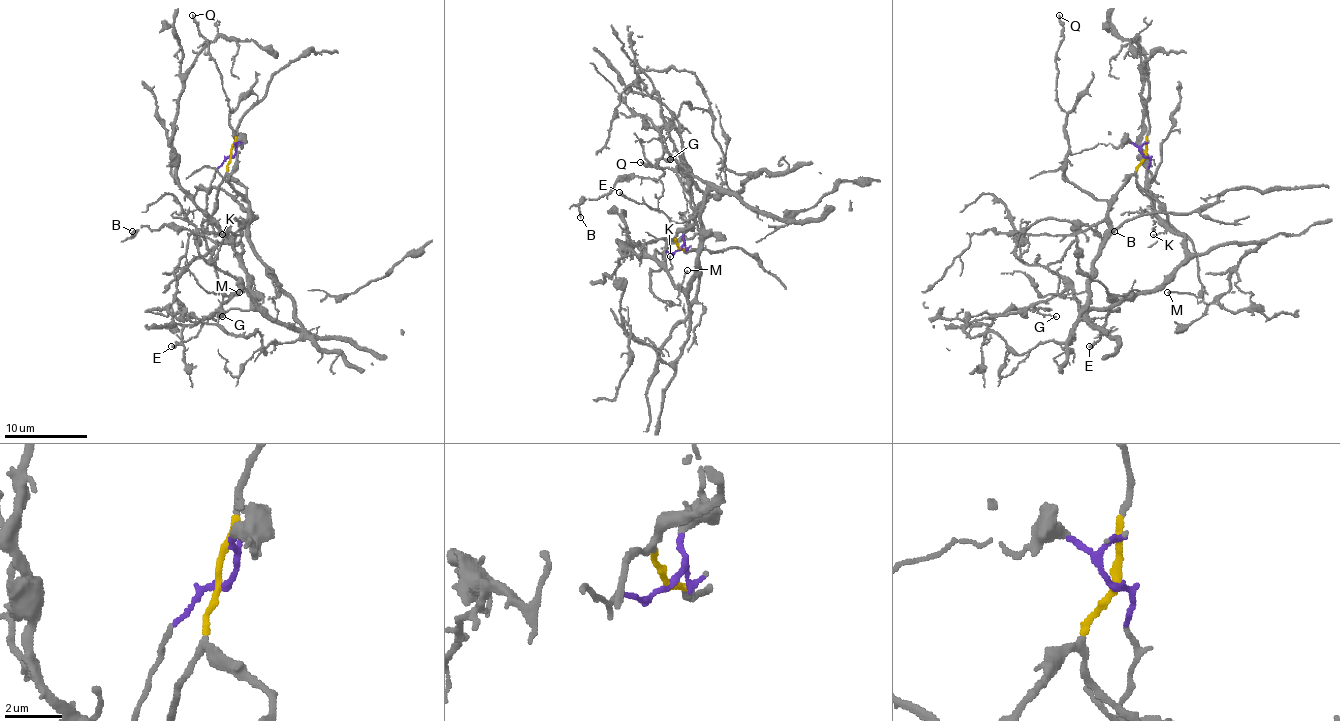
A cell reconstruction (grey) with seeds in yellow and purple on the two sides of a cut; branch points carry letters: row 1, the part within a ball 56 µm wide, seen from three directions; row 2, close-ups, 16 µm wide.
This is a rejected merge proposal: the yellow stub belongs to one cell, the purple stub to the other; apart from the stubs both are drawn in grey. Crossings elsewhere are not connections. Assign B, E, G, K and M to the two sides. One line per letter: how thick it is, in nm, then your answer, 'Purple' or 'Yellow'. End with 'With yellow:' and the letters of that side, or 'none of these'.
B: Thickness 140 nm. Purple
E: Thickness 240 nm. Purple
G: Thickness 140 nm. Purple
K: Thickness 120 nm. Purple
M: Thickness 140 nm. Yellow
With yellow: M

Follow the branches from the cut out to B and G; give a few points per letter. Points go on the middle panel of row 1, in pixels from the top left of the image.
B: (679, 249), (654, 259), (685, 288), (706, 185), (664, 152), (656, 179), (623, 177), (580, 218)
G: (679, 249), (656, 249), (654, 259), (685, 288), (699, 255), (706, 185), (669, 137), (664, 144), (671, 158)

